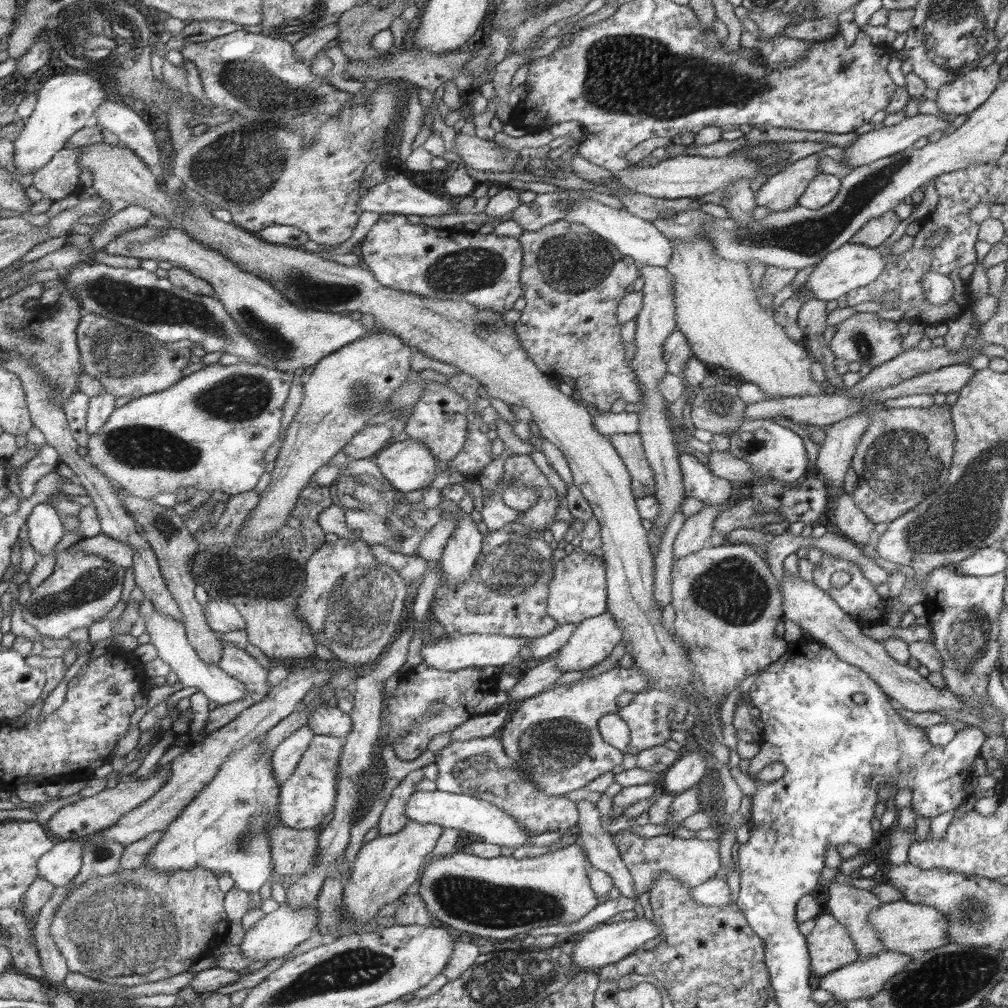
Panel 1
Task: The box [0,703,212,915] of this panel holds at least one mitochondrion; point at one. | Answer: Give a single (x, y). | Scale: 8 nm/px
(102, 851)

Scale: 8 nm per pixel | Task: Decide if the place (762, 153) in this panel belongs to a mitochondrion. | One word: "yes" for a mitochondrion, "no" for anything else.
yes

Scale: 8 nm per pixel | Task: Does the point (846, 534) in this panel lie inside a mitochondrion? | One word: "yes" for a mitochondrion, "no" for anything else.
no

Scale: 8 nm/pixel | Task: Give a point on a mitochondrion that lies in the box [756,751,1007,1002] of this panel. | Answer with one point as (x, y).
(972, 912)

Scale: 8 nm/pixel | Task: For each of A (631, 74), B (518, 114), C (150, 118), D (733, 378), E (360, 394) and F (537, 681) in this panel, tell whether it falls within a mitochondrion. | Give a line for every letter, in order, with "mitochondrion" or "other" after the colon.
A: mitochondrion
B: other
C: other
D: other
E: mitochondrion
F: other

